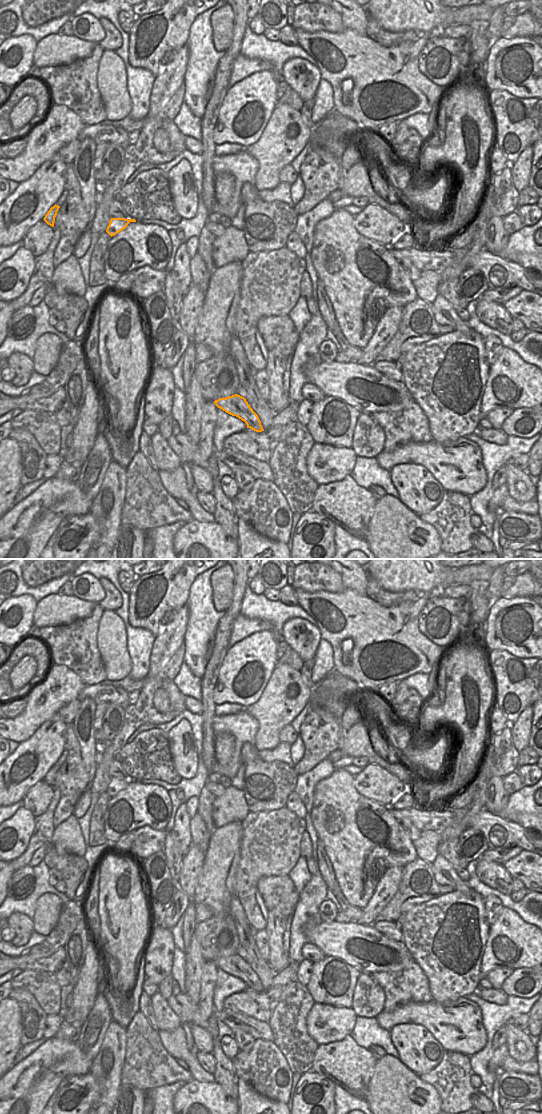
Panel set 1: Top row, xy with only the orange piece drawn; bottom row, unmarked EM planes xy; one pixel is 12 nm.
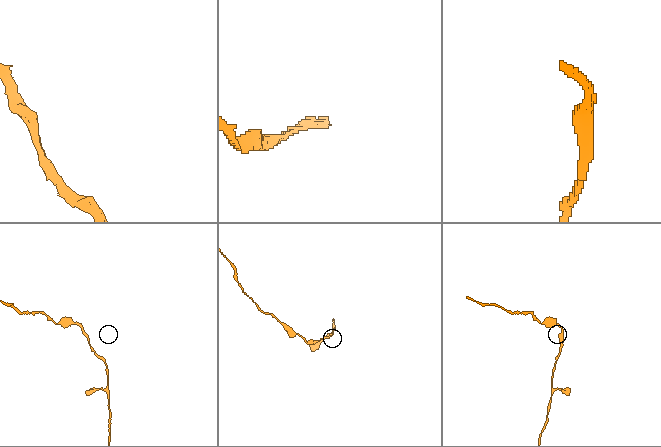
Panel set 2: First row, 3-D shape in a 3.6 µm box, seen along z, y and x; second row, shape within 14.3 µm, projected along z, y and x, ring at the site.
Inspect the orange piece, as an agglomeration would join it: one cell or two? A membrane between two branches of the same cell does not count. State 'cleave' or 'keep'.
keep

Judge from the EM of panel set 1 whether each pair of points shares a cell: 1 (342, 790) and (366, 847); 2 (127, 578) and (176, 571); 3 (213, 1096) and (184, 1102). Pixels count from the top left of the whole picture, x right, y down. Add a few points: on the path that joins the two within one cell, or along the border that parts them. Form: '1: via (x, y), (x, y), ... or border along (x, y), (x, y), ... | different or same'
1: via (342, 804), (342, 813), (355, 833) | same
2: border along (136, 578), (128, 593) | different
3: via (206, 1100), (191, 1102) | same

